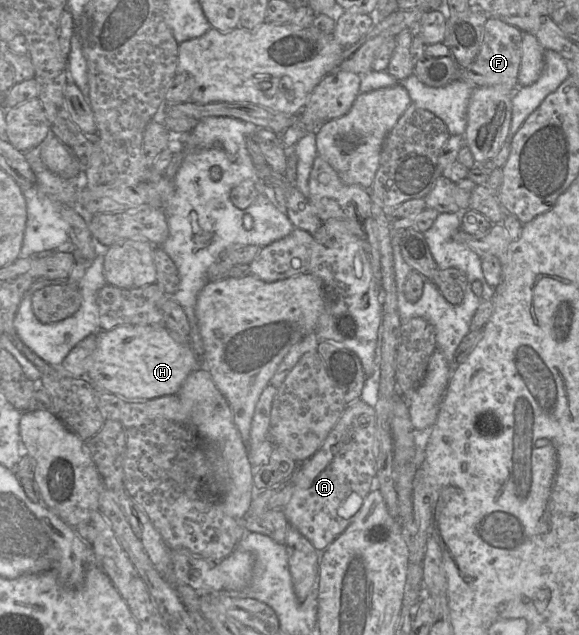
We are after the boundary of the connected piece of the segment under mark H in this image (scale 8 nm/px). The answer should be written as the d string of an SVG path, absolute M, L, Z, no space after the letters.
M124 325L96 332L97 346L86 378L97 390L125 401L175 395L199 362L191 345L176 342L164 325Z

